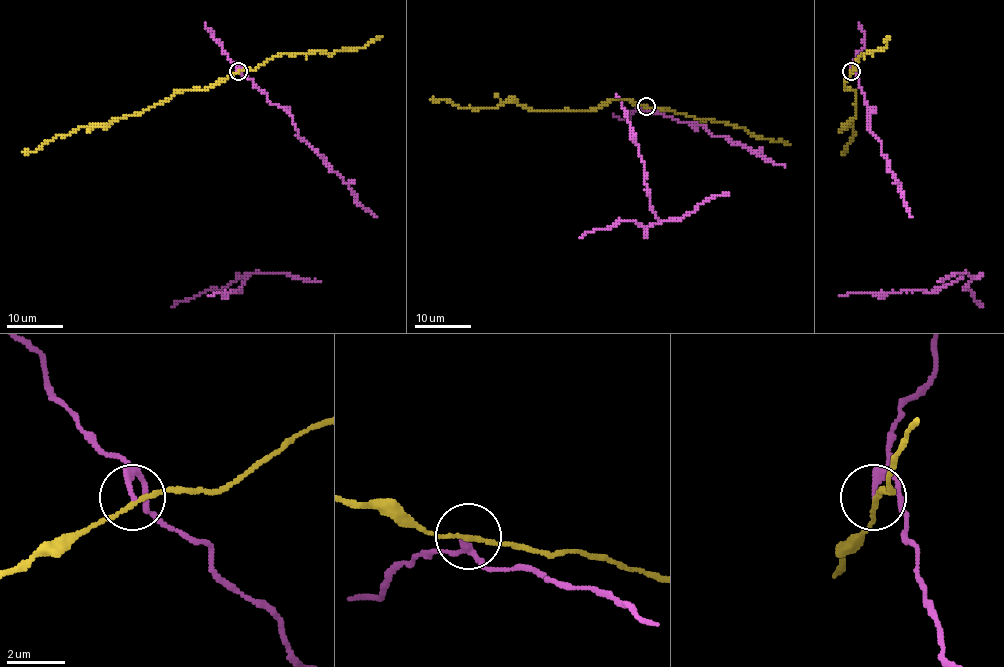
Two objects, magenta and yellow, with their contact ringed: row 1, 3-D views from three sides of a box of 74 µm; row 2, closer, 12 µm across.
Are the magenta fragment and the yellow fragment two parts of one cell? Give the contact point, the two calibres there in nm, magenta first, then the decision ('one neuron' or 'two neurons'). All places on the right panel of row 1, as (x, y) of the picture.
place (851, 71); calibres 220 and 130 nm; two neurons

